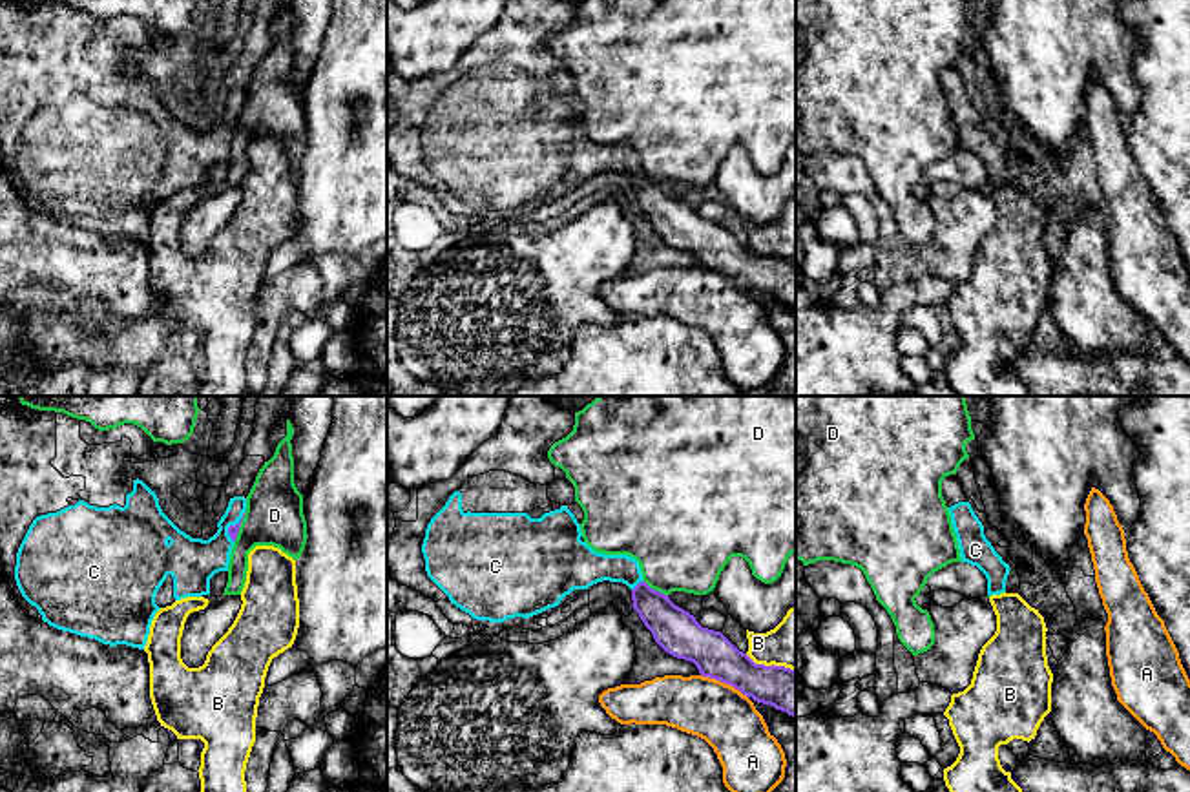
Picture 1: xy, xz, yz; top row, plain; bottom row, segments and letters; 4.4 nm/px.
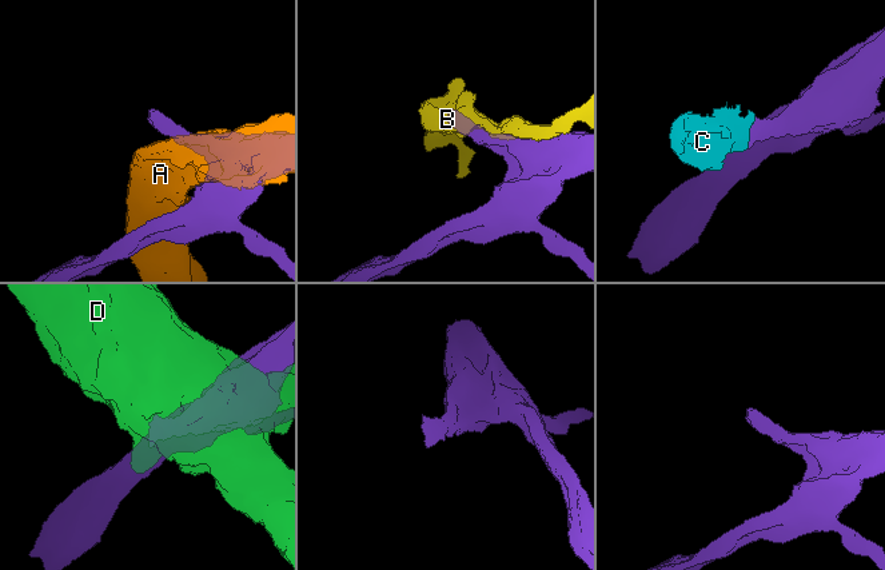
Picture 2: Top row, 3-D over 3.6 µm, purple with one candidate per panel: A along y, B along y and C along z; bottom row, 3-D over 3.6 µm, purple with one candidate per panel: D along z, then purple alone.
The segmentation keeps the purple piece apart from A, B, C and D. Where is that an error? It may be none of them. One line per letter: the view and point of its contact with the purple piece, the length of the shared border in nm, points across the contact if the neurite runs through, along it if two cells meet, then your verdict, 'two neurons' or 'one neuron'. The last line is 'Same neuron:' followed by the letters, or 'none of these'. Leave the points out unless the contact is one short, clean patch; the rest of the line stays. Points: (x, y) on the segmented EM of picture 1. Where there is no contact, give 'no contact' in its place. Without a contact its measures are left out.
A: meets purple in xz at (725, 683); contact 240 nm long; two neurons
B: meets purple in xz at (772, 665); contact 240 nm long; two neurons
C: meets purple in xz at (637, 584); contact 70 nm long; runs through xz (672, 628), (645, 599), (637, 584), (621, 568), (584, 566); one neuron
D: meets purple in xz at (654, 590); contact 130 nm long; two neurons
Same neuron: C

